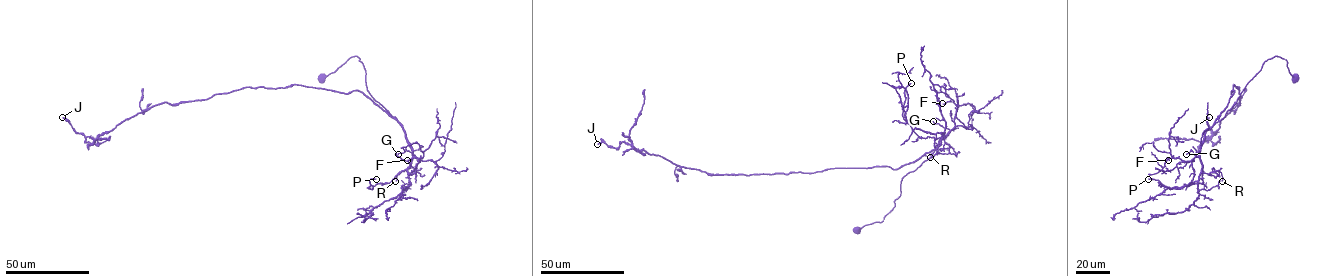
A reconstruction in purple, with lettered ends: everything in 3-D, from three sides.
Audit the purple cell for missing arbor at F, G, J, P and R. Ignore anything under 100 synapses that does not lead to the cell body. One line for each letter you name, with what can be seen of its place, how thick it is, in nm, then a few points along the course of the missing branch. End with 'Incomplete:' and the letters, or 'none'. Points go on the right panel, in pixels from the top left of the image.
Incomplete: none

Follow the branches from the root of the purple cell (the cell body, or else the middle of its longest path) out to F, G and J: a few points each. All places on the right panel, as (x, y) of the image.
F: (1295, 77), (1285, 59), (1276, 56), (1268, 59), (1225, 115), (1206, 132), (1199, 154), (1187, 162), (1168, 160)
G: (1295, 77), (1285, 59), (1275, 56), (1265, 61), (1225, 115), (1206, 132), (1199, 154), (1191, 150), (1186, 154)
J: (1295, 77), (1287, 61), (1275, 56), (1215, 122), (1233, 85), (1239, 87), (1240, 103), (1209, 139), (1209, 117)

